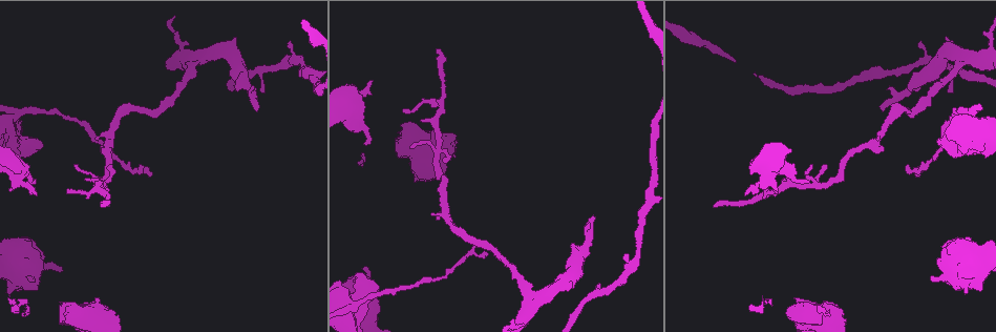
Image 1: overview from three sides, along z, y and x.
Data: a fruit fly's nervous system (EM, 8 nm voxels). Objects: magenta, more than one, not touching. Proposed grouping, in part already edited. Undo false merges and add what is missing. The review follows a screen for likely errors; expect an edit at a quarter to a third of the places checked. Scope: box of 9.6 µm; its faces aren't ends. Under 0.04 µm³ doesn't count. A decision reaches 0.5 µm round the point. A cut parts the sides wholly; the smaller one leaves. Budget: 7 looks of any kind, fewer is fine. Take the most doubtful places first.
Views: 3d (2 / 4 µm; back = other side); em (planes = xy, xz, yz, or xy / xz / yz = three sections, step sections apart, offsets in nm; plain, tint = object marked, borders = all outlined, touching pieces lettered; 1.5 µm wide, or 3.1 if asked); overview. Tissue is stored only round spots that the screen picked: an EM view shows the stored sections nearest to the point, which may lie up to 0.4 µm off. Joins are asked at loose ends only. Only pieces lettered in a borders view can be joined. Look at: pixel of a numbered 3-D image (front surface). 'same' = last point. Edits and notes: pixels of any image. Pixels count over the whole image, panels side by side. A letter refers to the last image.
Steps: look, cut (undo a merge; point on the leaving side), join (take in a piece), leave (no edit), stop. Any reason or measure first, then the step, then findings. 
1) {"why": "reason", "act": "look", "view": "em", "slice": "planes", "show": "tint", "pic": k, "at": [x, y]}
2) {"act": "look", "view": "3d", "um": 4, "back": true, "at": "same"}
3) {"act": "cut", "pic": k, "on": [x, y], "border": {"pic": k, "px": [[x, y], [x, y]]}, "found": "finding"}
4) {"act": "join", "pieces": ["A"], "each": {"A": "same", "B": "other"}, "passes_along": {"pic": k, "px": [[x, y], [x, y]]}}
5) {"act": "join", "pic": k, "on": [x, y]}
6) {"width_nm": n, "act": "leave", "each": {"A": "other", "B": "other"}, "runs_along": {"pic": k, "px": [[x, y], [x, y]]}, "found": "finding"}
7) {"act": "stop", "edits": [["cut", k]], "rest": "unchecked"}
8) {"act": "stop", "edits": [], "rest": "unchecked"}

{"why": "branch stops here", "act": "look", "view": "3d", "um": 2, "pic": 1, "at": [806, 181]}

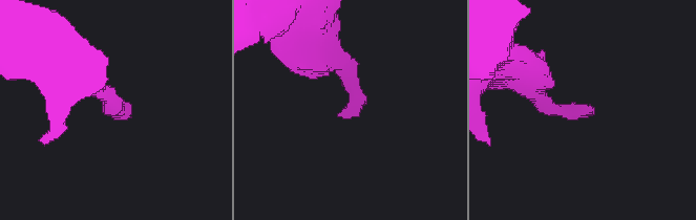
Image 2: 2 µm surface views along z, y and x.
{"act": "look", "view": "em", "slice": "planes", "show": "borders", "pic": 2, "at": [592, 108]}

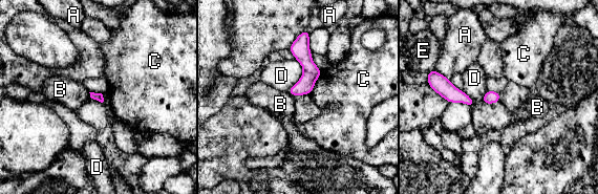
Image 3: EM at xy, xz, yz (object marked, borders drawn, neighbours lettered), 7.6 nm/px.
{"act": "leave", "each": {"A": "other", "B": "other", "C": "other", "D": "other", "E": "other"}, "border": {"pic": 3, "px": [[286, 92], [294, 96]]}, "found": "no lettered piece goes on from it"}

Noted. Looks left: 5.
{"why": "thick turns thin", "act": "look", "view": "em", "slice": "yz", "step": 4, "show": "borders", "pic": 1, "at": [964, 57]}

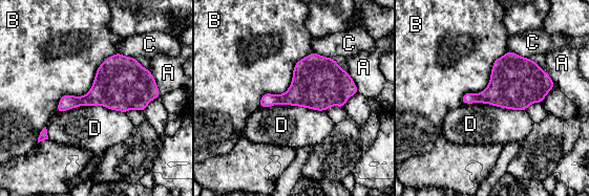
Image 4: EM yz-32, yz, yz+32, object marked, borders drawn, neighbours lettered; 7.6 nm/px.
{"longest_contact_nm": ["B", 650], "act": "leave", "each": {"A": "other", "B": "other", "C": "other", "D": "other"}, "found": "all the same cell"}

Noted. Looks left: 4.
{"why": "an open end", "act": "look", "view": "em", "slice": "planes", "show": "tint", "pic": 1, "at": [140, 164]}

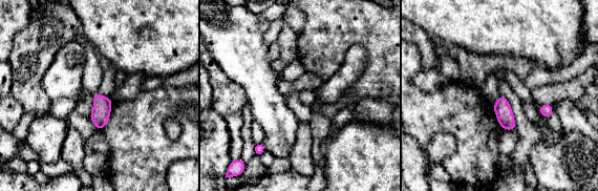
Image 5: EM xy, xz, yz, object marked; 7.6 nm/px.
{"act": "look", "view": "em", "slice": "planes", "show": "borders", "at": "same"}

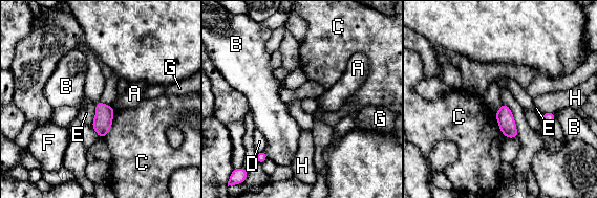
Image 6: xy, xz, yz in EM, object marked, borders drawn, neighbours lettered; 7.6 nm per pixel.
{"act": "leave", "each": {"A": "other", "B": "other", "C": "other", "D": "other", "E": "other", "F": "other", "G": "other", "H": "other"}, "border": {"pic": 6, "px": [[96, 105], [96, 114], [90, 124]]}, "found": "no lettered piece goes on from it"}

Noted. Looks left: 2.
{"act": "stop", "edits": [], "rest": "unchecked"}

